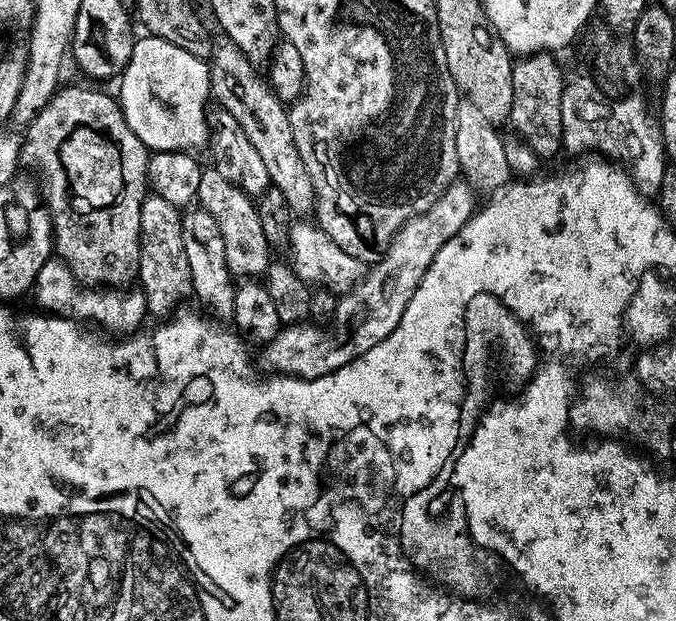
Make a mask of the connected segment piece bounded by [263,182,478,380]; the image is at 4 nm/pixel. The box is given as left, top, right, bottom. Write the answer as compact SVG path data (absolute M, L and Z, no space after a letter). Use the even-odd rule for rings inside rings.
M454 183L436 199L434 206L407 220L383 257L367 269L362 282L337 303L334 315L336 329L332 333L323 332L320 329L323 327L316 322L283 325L280 333L263 345L267 371L303 380L322 378L322 374L330 374L346 366L355 356L362 355L370 350L370 346L392 333L410 298L414 298L414 290L418 290L422 274L426 274L430 262L434 262L434 254L438 254L438 250L442 250L442 246L446 246L446 242L450 242L450 238L454 238L454 234L458 234L458 230L462 230L473 212L477 211L475 194L473 185Z

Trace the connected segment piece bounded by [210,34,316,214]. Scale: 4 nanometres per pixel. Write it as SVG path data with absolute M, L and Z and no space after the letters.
M227 36L215 37L210 55L210 71L212 73L212 96L221 109L246 130L246 138L258 150L262 163L266 166L271 187L282 190L282 198L286 198L288 208L294 214L308 214L316 207L316 191L312 185L310 174L302 162L302 154L298 154L298 146L294 146L294 130L290 126L288 108L285 101L276 97L272 85L263 75L256 73L257 65L238 50L238 46Z

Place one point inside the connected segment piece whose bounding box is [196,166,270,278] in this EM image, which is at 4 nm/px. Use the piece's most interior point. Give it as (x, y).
(246, 243)

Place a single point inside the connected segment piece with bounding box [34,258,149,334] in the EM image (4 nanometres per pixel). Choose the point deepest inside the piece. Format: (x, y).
(58, 291)

